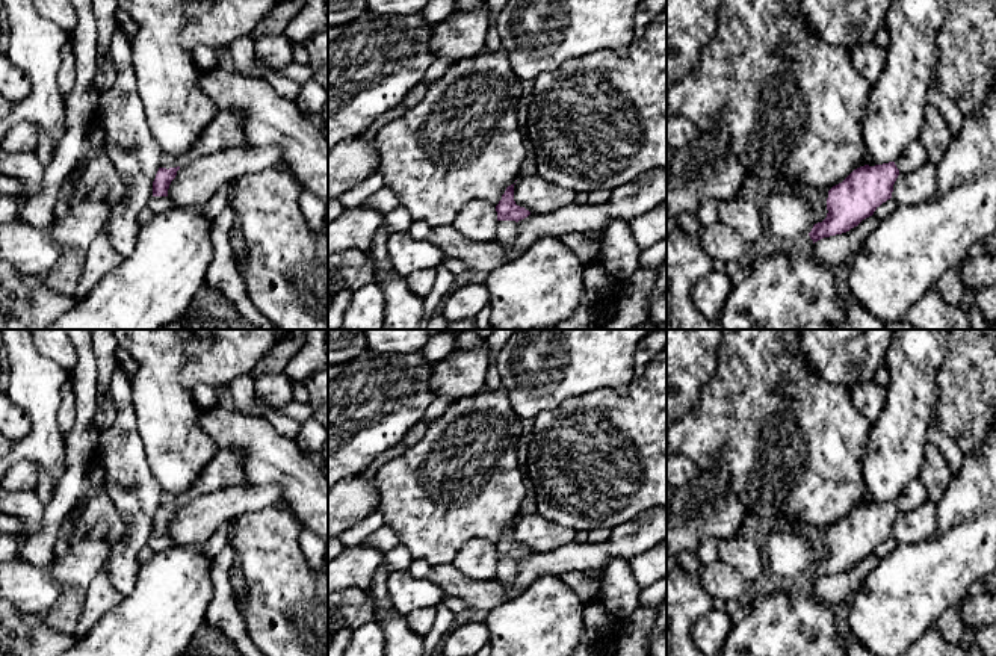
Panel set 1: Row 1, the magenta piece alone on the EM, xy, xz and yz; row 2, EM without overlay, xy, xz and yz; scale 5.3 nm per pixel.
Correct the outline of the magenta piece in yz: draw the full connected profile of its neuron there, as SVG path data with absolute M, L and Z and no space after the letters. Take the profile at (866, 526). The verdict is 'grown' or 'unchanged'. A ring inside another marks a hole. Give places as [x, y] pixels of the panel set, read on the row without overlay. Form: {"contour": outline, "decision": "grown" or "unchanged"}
{"contour": "M916 478L895 500L854 508L842 521L828 529L827 556L815 562L809 571L813 582L846 571L872 555L883 541L892 537L899 511L913 509L926 500L928 491Z", "decision": "grown"}

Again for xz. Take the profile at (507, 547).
{"contour": "M514 523L508 524L502 538L496 544L497 550L497 580L509 583L517 579L518 561L530 553L514 540Z", "decision": "grown"}

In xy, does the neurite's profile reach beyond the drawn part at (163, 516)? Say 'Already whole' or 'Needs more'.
Needs more

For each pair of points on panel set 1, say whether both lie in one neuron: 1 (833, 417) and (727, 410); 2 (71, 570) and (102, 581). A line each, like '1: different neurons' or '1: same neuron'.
1: same neuron
2: different neurons

